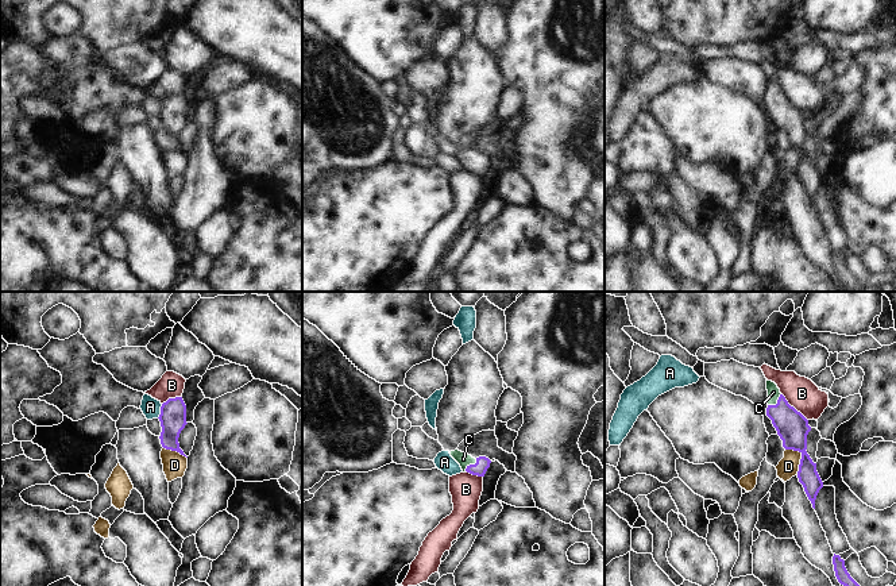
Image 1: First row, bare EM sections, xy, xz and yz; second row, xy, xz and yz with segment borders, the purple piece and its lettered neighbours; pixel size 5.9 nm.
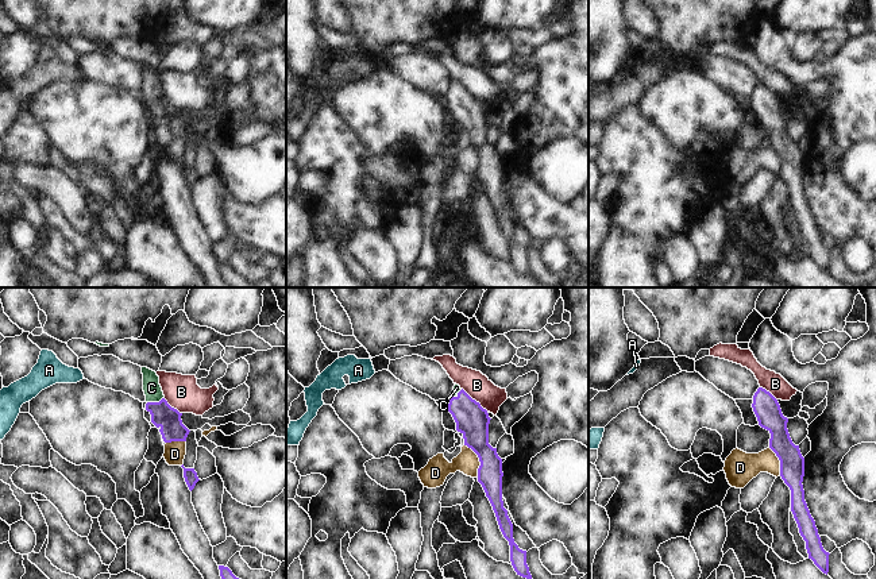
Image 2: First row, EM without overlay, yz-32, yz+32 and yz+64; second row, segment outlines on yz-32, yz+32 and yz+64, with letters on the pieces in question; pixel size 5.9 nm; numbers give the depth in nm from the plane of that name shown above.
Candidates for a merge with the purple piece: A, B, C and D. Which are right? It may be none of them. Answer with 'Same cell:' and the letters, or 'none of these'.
Same cell: C

